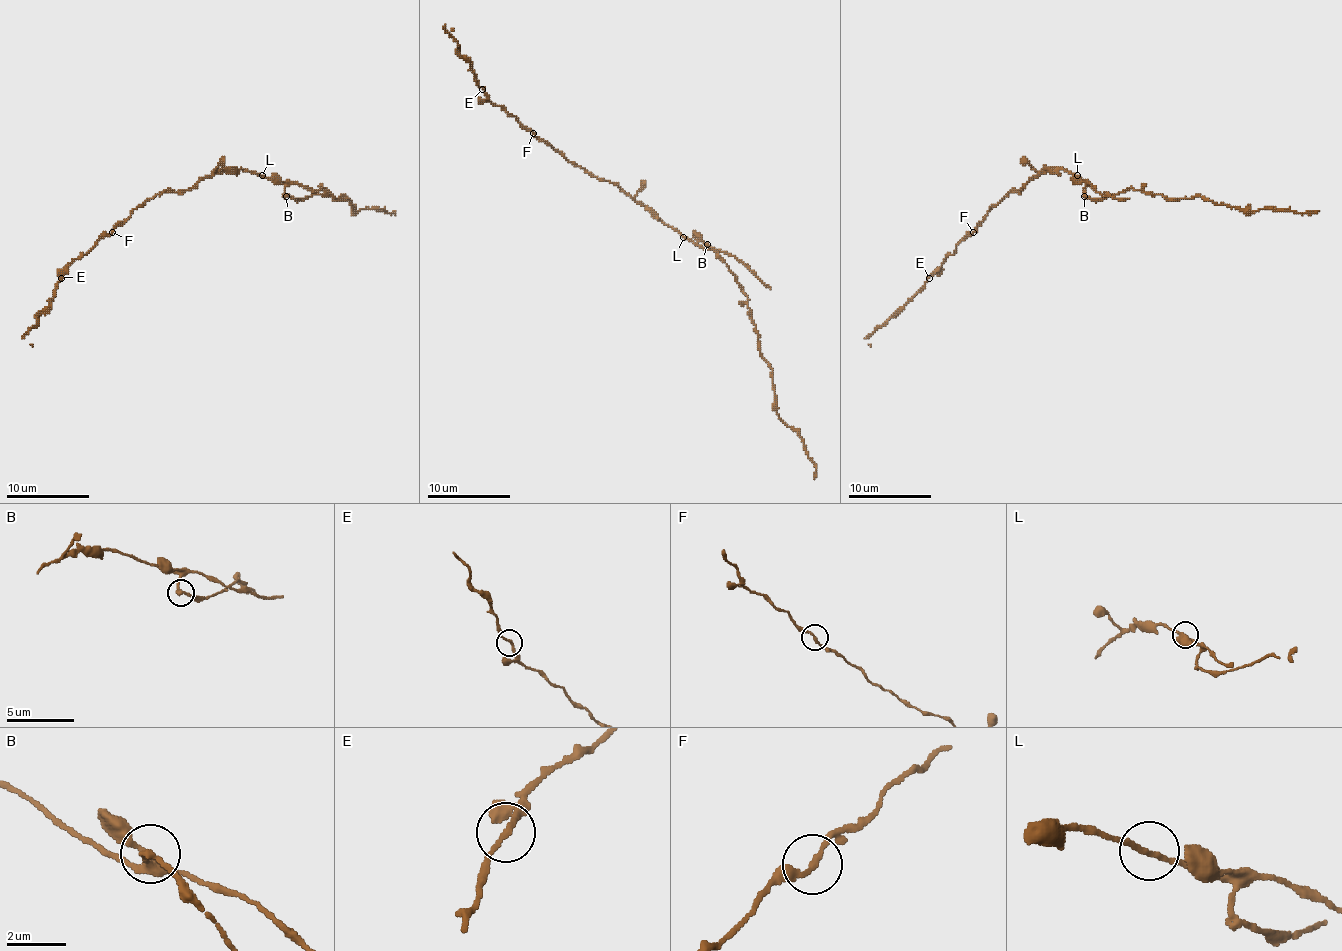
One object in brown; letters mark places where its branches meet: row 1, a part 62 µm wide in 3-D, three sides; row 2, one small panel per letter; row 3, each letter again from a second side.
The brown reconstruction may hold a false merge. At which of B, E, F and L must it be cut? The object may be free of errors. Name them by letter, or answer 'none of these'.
B

